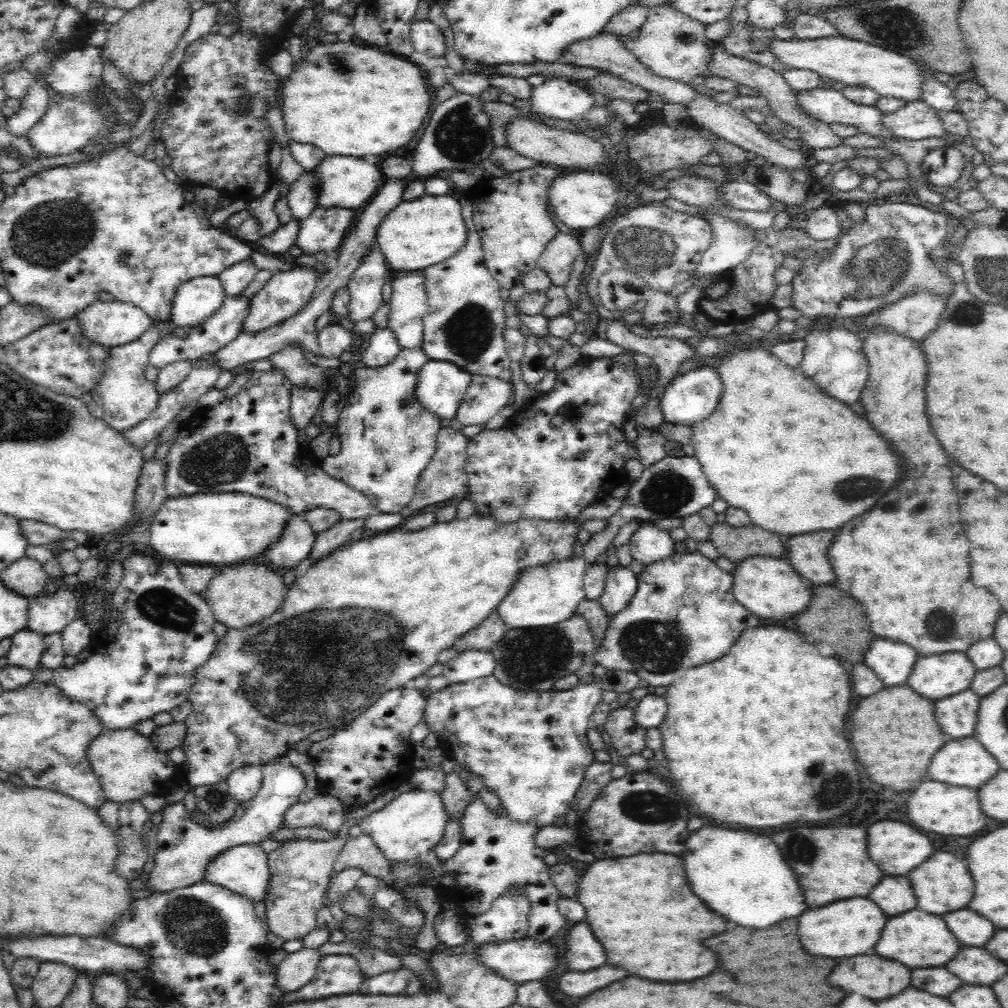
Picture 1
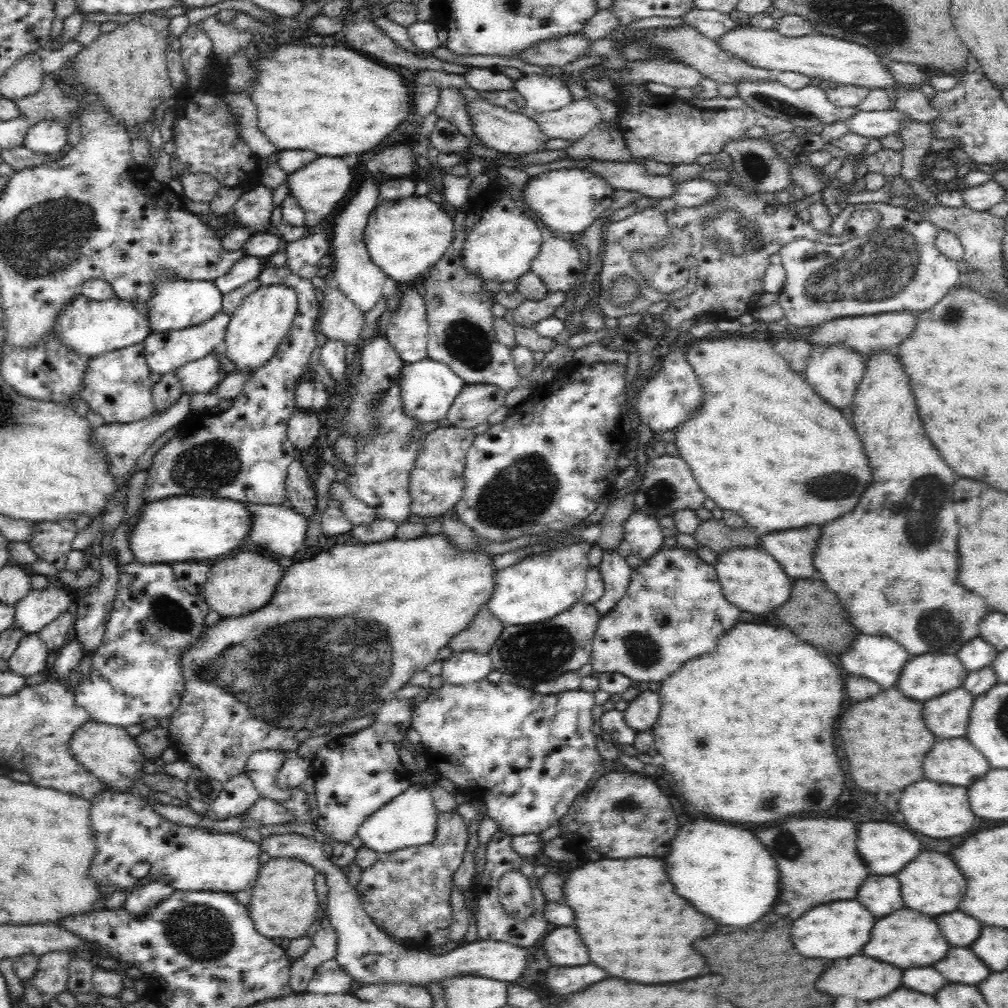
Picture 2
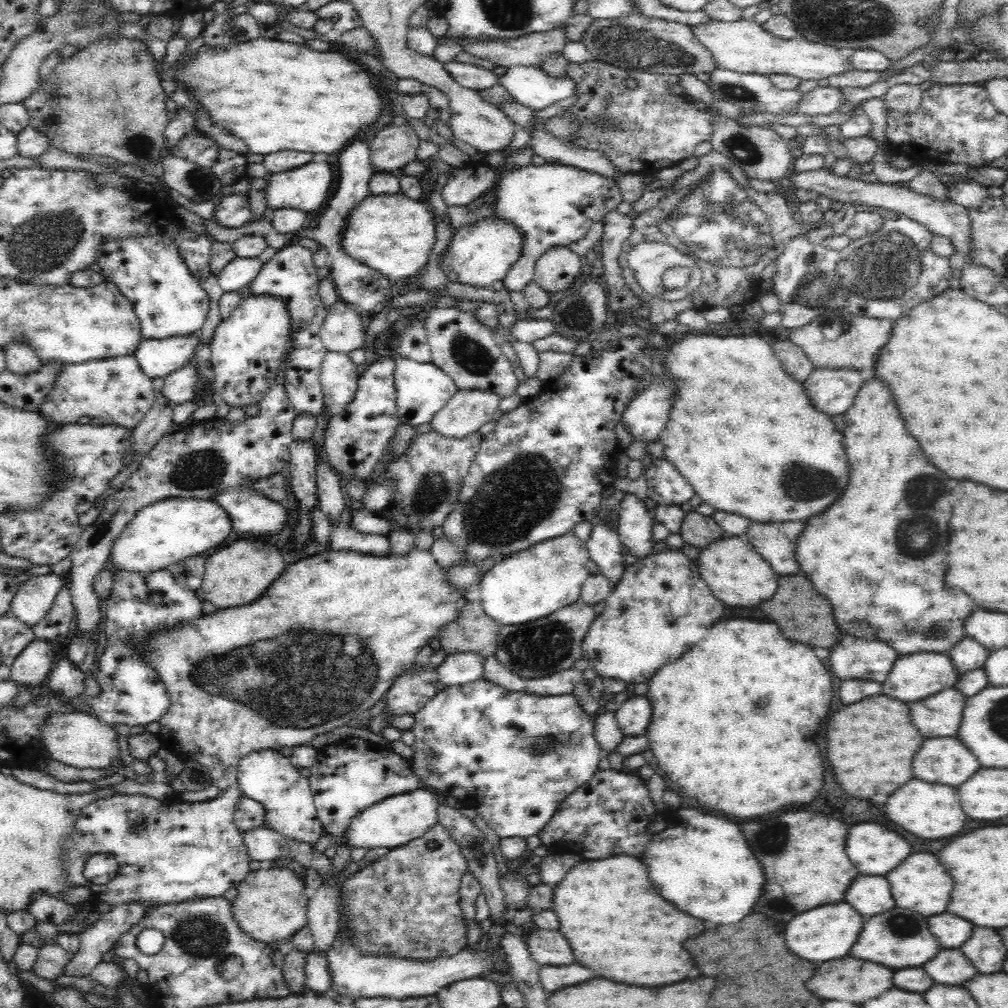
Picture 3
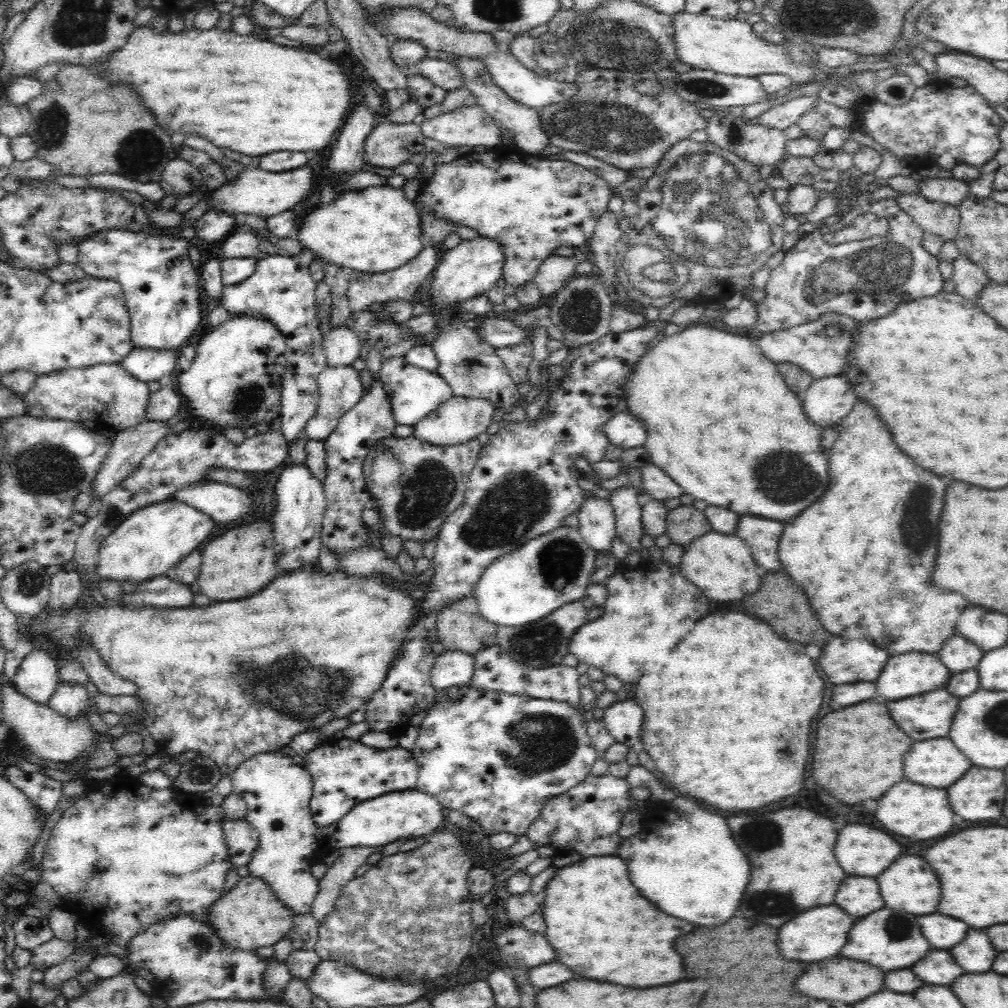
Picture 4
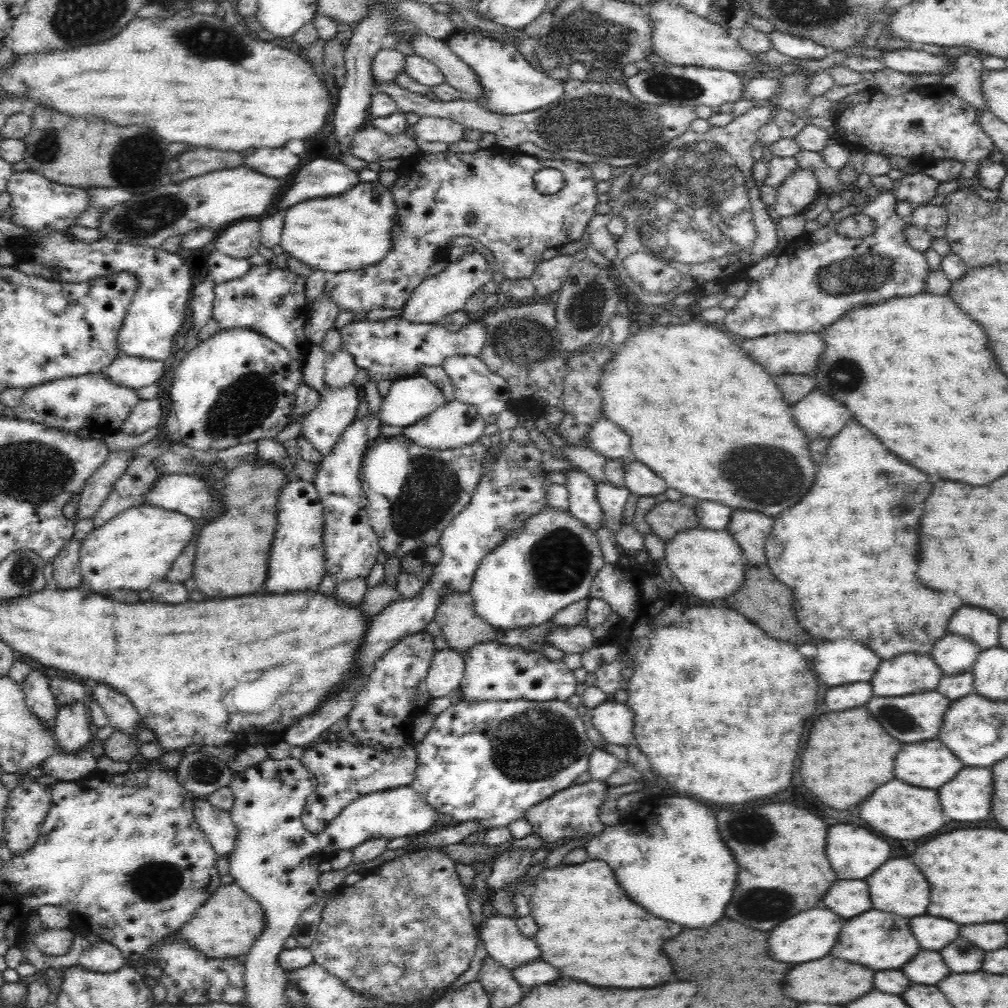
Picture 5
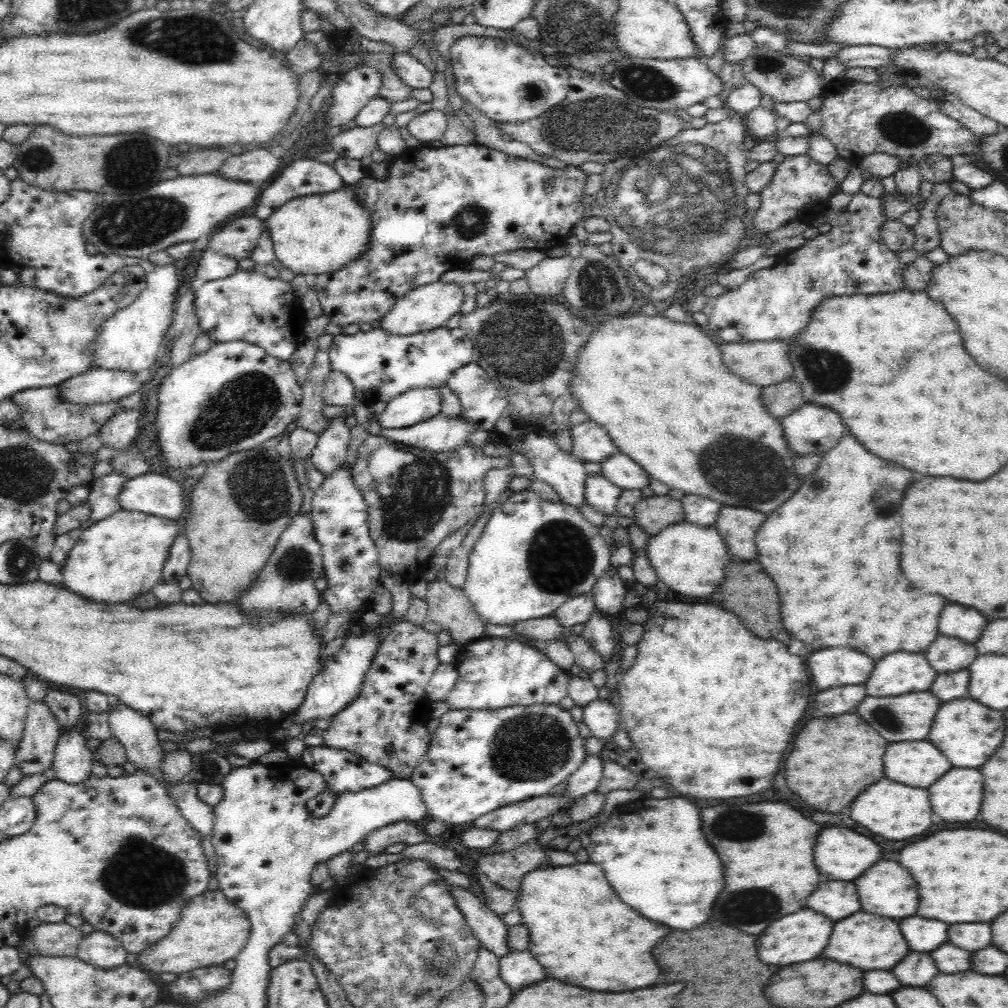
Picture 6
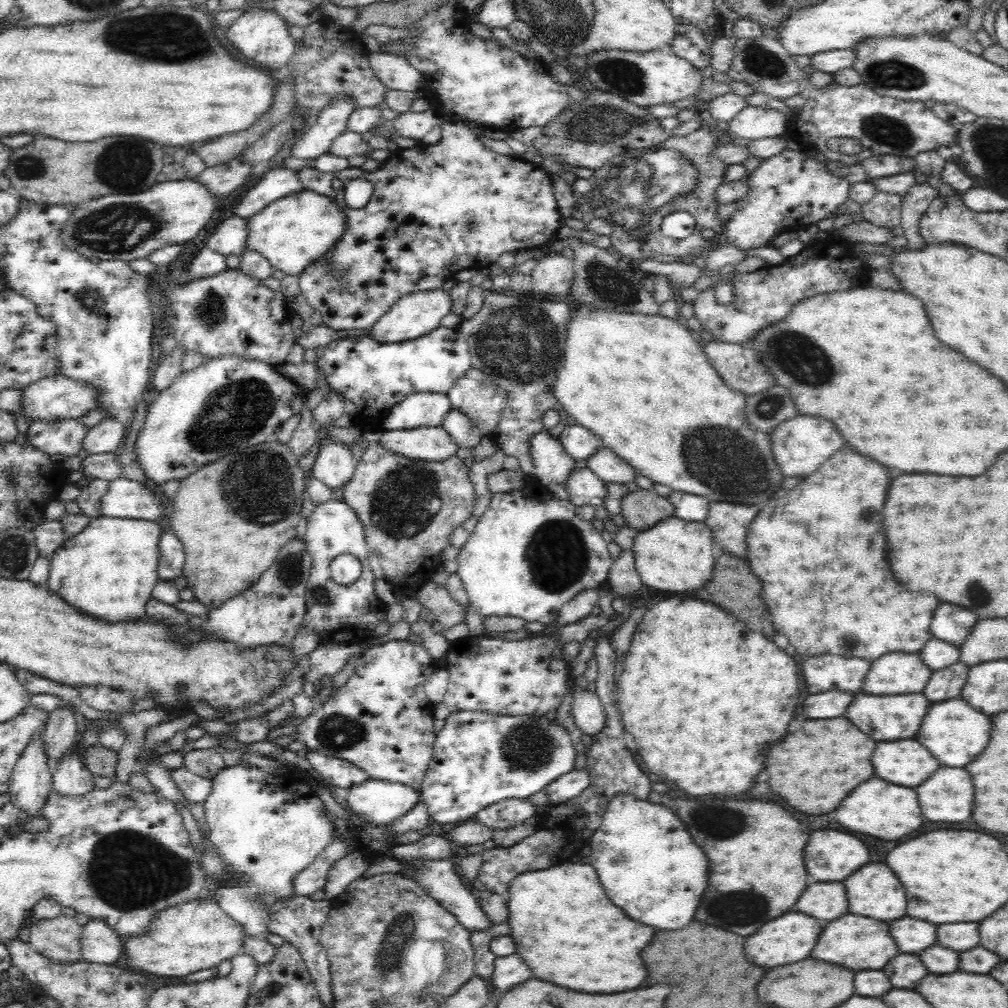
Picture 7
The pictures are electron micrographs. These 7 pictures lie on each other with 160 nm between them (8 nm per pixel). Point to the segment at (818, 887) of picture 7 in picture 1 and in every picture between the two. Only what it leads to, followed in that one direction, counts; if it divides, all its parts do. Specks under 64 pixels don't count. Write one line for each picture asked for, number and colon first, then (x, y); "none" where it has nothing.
1: (893, 894)
2: (880, 894)
3: (870, 895)
4: (858, 895)
5: (847, 898)
6: (836, 900)

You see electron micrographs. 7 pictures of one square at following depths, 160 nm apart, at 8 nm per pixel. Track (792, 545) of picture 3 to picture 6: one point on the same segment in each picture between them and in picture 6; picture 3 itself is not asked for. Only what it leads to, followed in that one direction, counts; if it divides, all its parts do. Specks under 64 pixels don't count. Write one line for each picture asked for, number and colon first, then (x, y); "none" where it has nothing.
4: (760, 534)
5: (749, 529)
6: (738, 526)

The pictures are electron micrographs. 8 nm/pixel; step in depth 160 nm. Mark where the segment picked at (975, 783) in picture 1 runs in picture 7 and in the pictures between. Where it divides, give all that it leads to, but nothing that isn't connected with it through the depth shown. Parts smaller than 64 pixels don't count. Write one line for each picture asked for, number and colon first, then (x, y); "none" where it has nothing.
2: (958, 762)
3: (941, 760)
4: (937, 763)
5: (929, 764)
6: (918, 764)
7: (906, 762)

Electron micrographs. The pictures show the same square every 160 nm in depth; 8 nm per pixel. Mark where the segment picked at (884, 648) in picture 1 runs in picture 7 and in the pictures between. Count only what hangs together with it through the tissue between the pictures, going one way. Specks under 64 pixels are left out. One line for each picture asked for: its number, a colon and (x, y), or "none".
2: (878, 658)
3: (851, 658)
4: (844, 661)
5: (842, 662)
6: (832, 667)
7: (821, 673)

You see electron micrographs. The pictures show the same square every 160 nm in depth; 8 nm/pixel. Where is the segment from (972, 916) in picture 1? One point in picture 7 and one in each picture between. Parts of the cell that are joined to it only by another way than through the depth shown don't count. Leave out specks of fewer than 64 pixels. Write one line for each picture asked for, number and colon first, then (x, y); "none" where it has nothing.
2: (960, 930)
3: (951, 931)
4: (943, 932)
5: (932, 933)
6: (923, 935)
7: (911, 936)

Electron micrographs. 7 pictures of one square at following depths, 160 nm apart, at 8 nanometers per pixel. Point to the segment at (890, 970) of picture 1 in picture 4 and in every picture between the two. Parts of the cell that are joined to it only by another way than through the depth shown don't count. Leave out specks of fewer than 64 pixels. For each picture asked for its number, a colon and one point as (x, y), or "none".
2: (860, 977)
3: (849, 979)
4: (836, 978)

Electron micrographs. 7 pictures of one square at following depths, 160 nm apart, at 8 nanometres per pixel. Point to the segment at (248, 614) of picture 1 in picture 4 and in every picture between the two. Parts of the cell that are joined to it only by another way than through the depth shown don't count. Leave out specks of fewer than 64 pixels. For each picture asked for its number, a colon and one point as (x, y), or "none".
2: (245, 582)
3: (241, 572)
4: (239, 563)

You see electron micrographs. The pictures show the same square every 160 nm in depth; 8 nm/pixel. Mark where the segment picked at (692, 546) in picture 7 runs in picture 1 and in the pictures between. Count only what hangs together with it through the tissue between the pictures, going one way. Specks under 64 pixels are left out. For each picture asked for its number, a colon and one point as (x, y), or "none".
1: (767, 586)
2: (750, 578)
3: (736, 575)
4: (721, 566)
5: (708, 564)
6: (688, 558)

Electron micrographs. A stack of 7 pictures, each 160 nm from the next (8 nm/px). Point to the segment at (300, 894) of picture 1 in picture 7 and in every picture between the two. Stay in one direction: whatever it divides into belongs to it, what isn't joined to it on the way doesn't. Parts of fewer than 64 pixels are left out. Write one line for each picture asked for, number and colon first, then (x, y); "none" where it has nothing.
2: (283, 902)
3: (271, 905)
4: (247, 916)
5: (227, 924)
6: (209, 930)
7: (192, 936)

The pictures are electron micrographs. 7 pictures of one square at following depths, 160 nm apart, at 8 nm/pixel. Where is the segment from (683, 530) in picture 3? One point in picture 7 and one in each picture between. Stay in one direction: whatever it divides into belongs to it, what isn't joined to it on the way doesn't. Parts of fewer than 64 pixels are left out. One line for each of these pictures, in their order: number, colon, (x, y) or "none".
4: (682, 524)
5: (666, 519)
6: (653, 513)
7: (641, 508)

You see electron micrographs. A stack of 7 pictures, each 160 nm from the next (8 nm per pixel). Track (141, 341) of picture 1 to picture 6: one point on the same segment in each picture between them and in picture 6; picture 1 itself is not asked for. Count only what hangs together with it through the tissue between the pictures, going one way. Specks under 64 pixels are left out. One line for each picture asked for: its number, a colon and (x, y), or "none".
2: (117, 385)
3: (116, 389)
4: (106, 393)
5: (69, 404)
6: (47, 418)

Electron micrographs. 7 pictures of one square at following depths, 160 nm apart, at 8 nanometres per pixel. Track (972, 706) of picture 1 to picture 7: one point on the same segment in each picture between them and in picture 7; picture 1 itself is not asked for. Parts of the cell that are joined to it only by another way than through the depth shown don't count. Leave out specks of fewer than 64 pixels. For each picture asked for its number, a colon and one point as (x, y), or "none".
2: (947, 716)
3: (939, 715)
4: (928, 716)
5: (918, 717)
6: (909, 717)
7: (883, 717)

